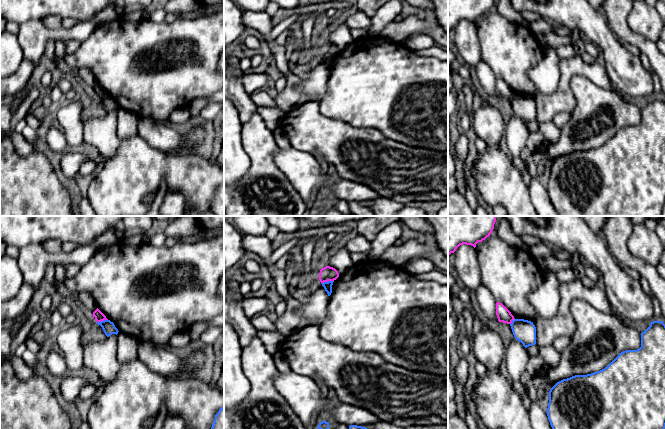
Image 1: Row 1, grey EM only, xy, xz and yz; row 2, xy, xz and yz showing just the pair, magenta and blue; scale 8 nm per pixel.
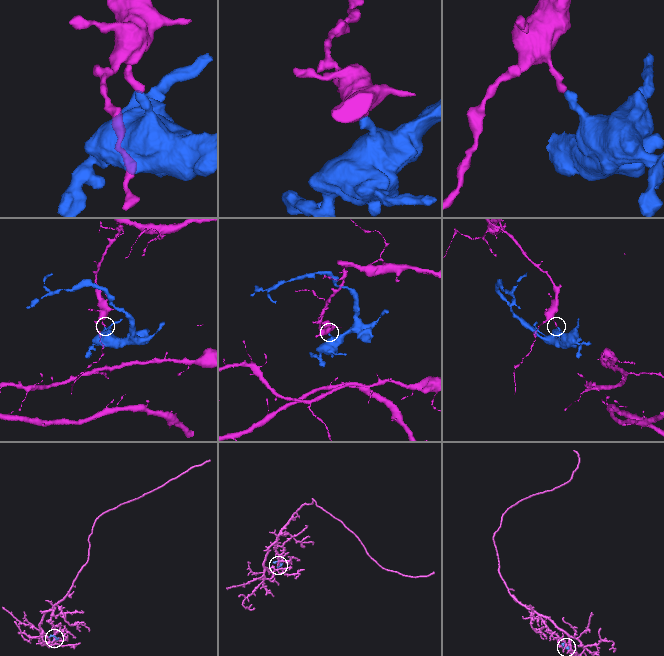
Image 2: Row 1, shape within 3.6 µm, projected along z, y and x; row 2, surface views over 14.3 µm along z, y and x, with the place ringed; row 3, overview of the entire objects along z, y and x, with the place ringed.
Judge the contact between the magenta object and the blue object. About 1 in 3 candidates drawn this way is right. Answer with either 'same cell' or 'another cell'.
another cell

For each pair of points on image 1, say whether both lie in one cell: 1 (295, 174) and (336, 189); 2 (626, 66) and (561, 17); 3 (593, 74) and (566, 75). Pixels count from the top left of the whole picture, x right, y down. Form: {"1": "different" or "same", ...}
{"1": "same", "2": "same", "3": "same"}

